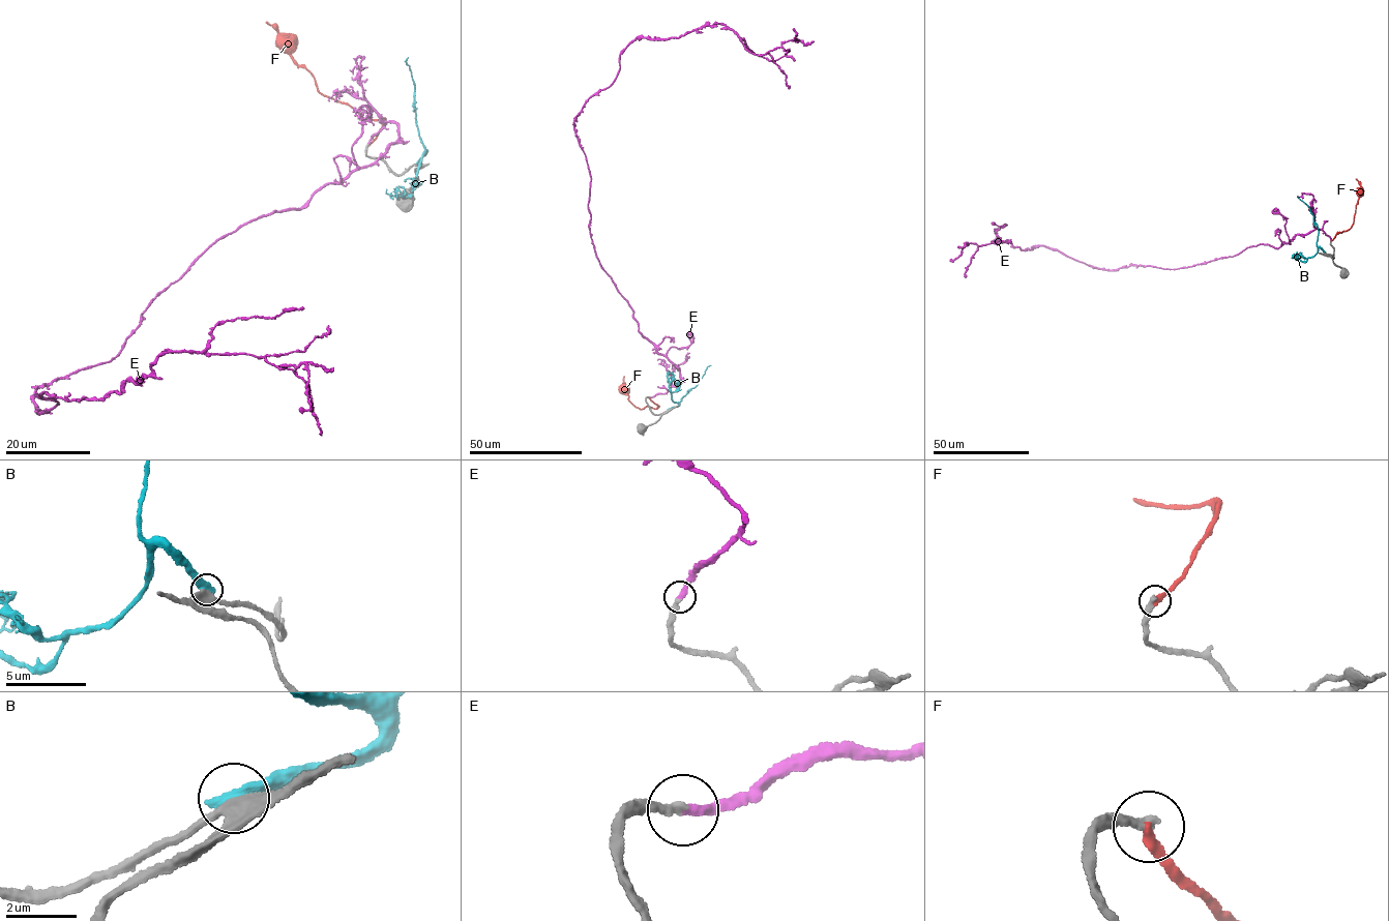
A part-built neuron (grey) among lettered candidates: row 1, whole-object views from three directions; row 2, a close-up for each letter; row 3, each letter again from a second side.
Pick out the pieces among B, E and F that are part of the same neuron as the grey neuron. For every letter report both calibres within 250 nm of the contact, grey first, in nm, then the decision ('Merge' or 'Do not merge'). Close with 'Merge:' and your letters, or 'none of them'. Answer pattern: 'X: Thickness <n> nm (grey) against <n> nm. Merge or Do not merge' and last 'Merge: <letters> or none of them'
B: Thickness 280 nm (grey) against 440 nm. Do not merge
E: Thickness 280 nm (grey) against 320 nm. Merge
F: Thickness 300 nm (grey) against 320 nm. Do not merge
Merge: E

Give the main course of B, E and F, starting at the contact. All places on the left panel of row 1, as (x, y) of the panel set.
B: (418, 162), (426, 152), (416, 124), (413, 105), (415, 85), (405, 61), (408, 57)
E: (368, 143), (30, 397), (102, 400), (196, 351), (304, 364), (298, 409)
F: (368, 145), (383, 119), (363, 118), (320, 92), (312, 73), (279, 46), (277, 31), (266, 23)

